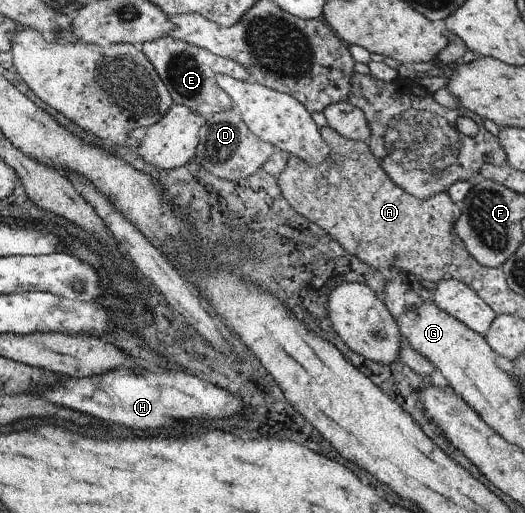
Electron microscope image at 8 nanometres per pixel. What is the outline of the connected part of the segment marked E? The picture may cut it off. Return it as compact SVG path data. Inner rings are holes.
M170 35L144 43L140 48L154 65L174 103L187 106L206 118L234 106L228 93L217 83L214 64L218 62L218 56L214 56L213 52Z

